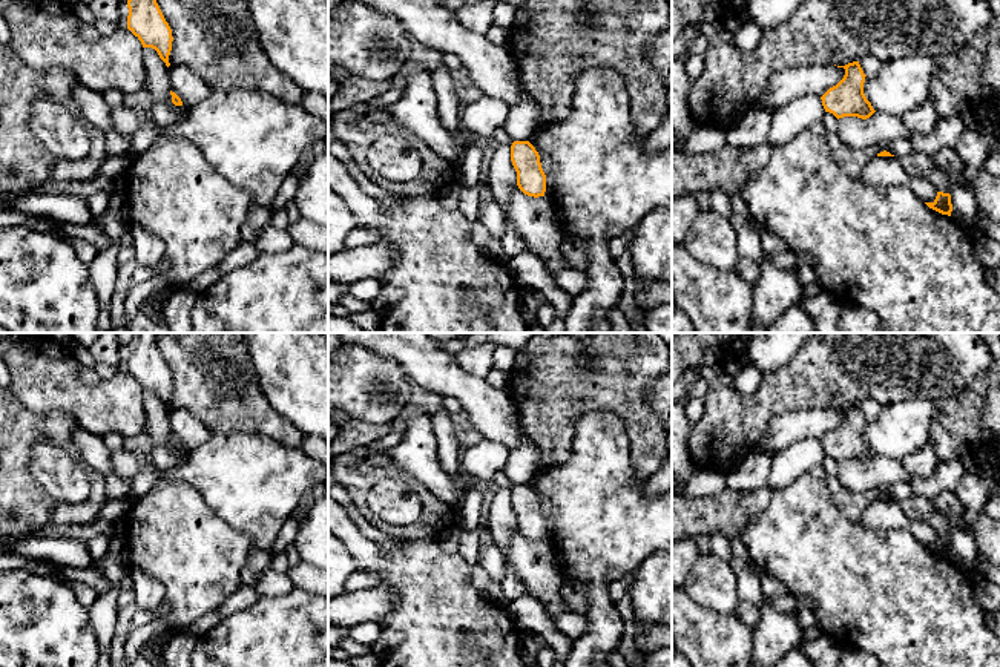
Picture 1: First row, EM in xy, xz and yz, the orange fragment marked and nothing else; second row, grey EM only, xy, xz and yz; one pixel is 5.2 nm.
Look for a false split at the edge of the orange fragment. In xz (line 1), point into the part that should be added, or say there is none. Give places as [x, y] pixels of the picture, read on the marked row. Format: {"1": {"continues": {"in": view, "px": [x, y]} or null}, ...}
{"1": {"continues": null}}

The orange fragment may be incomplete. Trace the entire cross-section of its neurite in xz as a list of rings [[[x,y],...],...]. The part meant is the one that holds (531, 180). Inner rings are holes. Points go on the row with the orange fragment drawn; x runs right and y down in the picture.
[[[514,141],[511,161],[517,172],[517,186],[528,196],[544,196],[546,175],[541,169],[540,155],[529,141]]]

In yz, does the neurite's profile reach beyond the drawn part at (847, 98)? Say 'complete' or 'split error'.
complete

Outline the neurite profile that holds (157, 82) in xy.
[[[143,48],[143,58],[147,71],[146,86],[149,87],[153,101],[166,101],[170,94],[166,63],[152,48]]]

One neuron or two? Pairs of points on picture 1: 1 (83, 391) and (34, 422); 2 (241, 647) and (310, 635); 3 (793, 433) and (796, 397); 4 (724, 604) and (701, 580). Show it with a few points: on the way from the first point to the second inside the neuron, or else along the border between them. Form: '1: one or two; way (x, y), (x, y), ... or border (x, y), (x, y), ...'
1: two; border (19, 399), (31, 411), (65, 411), (78, 425)
2: one; way (258, 647), (293, 647)
3: two; border (830, 408), (776, 413), (764, 431)
4: one; way (720, 598), (707, 586)

